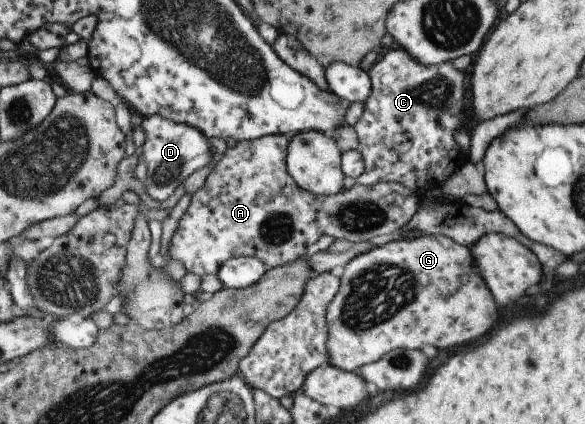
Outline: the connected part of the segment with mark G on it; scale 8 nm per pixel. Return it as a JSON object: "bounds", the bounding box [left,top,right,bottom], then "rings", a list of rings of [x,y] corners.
{"bounds":[325,234,495,373],"rings":[[[423,234],[417,236],[417,238],[411,238],[411,240],[391,240],[383,244],[383,246],[371,248],[359,256],[355,256],[352,260],[349,260],[343,268],[338,271],[339,288],[335,296],[325,310],[325,324],[327,324],[327,336],[325,336],[325,350],[327,350],[327,362],[329,366],[335,366],[339,370],[345,370],[345,372],[356,373],[358,369],[365,364],[371,364],[376,362],[388,354],[395,348],[419,348],[421,344],[431,344],[435,348],[451,348],[451,346],[459,346],[459,344],[465,344],[465,342],[471,342],[471,340],[477,340],[479,336],[483,336],[495,322],[495,304],[493,304],[493,298],[491,298],[491,292],[485,286],[479,270],[477,270],[477,264],[473,260],[473,254],[469,248],[456,244],[442,235],[427,235]]]}

